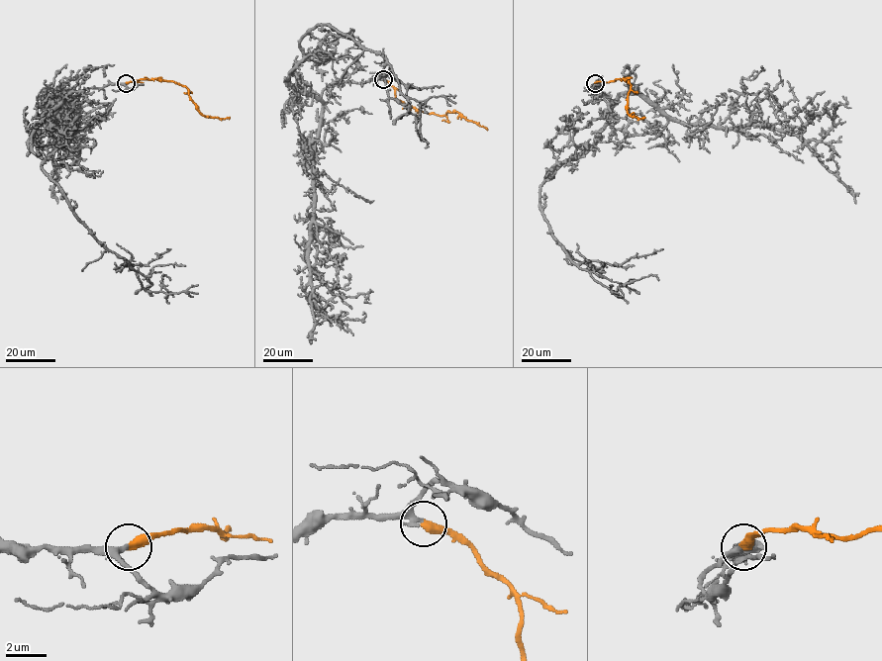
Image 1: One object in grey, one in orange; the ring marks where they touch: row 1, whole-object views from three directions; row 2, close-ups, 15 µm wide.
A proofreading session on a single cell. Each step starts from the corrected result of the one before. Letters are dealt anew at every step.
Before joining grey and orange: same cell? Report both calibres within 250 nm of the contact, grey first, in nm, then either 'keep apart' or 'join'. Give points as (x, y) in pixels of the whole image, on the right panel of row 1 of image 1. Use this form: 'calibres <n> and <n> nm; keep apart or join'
calibres 220 and 440 nm; join

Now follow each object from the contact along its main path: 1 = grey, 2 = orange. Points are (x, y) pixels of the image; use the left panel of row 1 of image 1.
1: (126, 83), (70, 91), (38, 127), (32, 149), (77, 218), (143, 287), (156, 292), (163, 274), (169, 280)
2: (126, 83), (156, 79), (174, 81), (187, 89), (189, 98), (206, 117), (230, 117)

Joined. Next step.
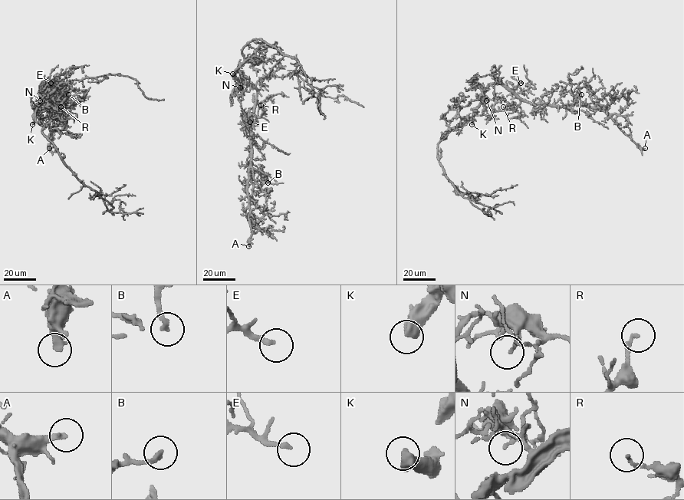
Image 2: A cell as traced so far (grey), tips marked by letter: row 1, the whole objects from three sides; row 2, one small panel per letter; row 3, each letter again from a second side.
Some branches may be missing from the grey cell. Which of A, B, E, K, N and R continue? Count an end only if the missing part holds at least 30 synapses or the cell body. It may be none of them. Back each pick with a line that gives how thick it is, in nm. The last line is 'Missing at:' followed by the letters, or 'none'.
A: Thickness 320 nm
E: Thickness 190 nm
K: Thickness 550 nm
Missing at: A, E, K

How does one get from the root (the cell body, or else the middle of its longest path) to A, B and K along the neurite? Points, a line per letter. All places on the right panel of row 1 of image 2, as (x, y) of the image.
A: (481, 103), (482, 93), (489, 85), (502, 84), (532, 103), (593, 107), (603, 110), (639, 147), (645, 148)
B: (481, 103), (483, 93), (492, 84), (505, 85), (527, 102), (568, 108), (572, 105), (575, 97), (581, 94)
K: (481, 103), (471, 124)

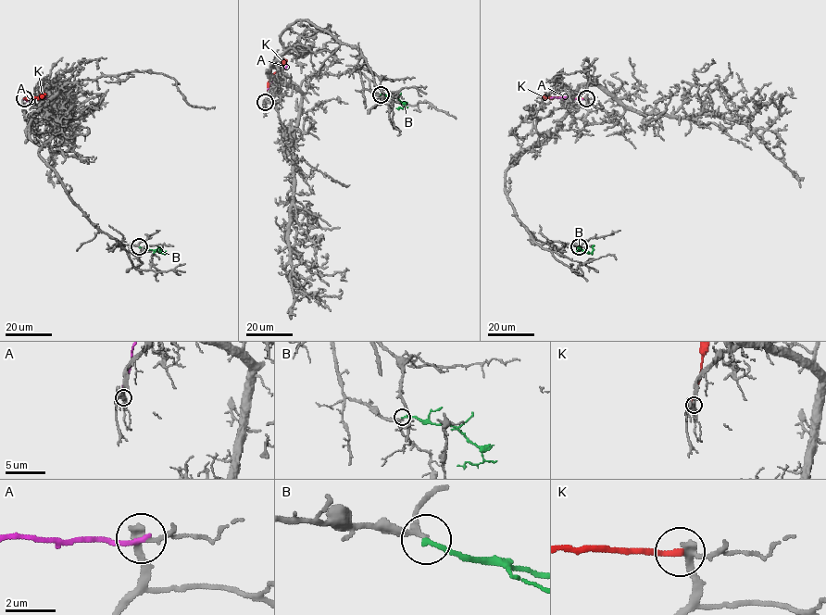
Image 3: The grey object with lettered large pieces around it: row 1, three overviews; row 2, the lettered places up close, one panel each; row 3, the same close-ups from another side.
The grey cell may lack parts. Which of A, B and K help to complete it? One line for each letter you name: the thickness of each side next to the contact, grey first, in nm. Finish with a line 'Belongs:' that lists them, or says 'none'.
B: Thickness 180 nm (grey) against 190 nm
Belongs: B

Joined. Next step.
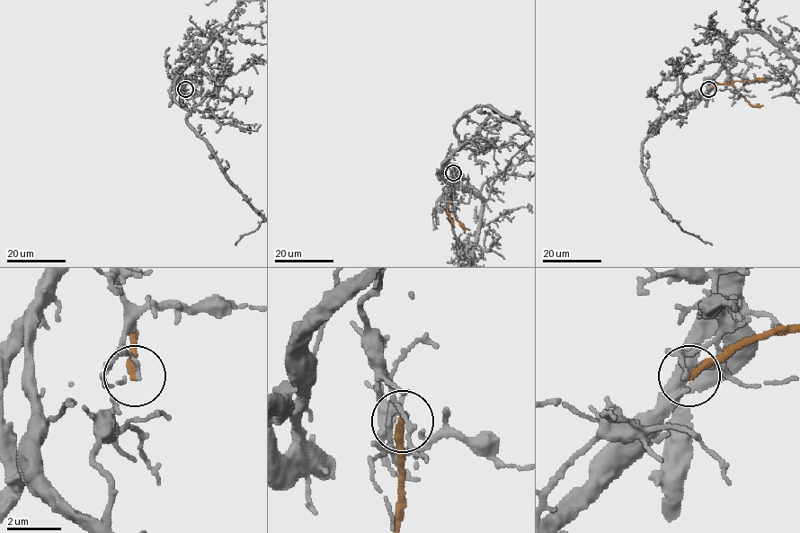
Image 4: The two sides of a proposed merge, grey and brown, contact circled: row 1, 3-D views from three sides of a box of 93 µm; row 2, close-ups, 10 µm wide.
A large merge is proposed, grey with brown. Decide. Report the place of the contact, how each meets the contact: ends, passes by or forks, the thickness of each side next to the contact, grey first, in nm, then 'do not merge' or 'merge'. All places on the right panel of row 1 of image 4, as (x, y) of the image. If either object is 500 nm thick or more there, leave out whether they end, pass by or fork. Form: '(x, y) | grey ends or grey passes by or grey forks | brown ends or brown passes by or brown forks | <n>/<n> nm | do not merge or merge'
(708, 89) | grey ends | brown ends | 130/240 nm | do not merge

